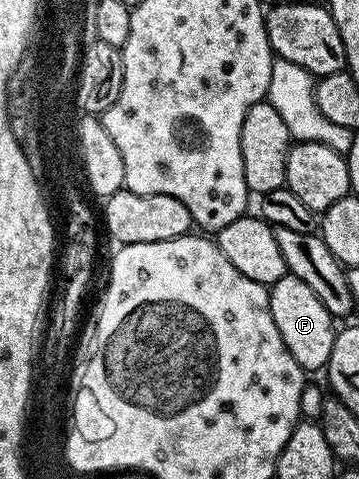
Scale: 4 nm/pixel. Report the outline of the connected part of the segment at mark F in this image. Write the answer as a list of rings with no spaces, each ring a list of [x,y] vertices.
[[[286,274],[281,280],[277,280],[269,287],[271,292],[271,311],[273,312],[273,324],[277,324],[277,332],[281,332],[281,340],[285,340],[285,348],[297,360],[297,364],[304,371],[322,371],[327,361],[331,359],[335,335],[337,333],[336,323],[333,316],[317,300],[313,288],[305,284],[305,280],[297,280],[297,276]]]

